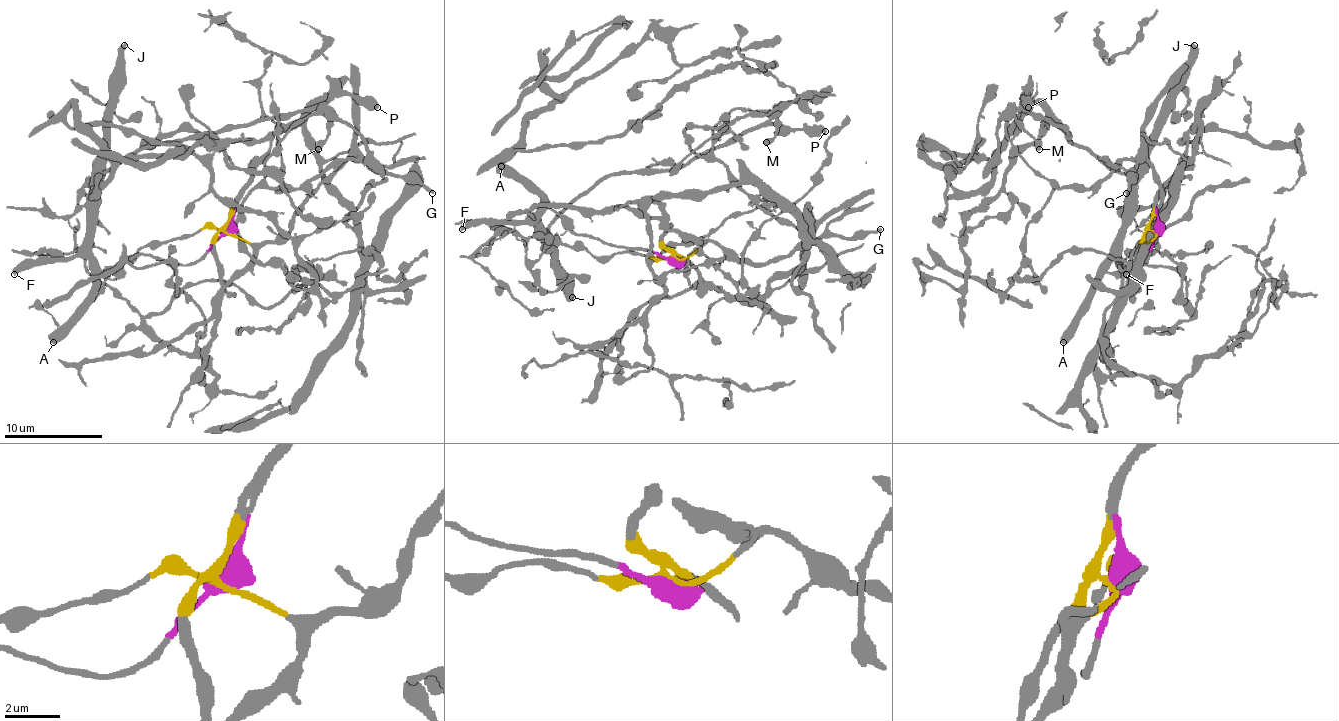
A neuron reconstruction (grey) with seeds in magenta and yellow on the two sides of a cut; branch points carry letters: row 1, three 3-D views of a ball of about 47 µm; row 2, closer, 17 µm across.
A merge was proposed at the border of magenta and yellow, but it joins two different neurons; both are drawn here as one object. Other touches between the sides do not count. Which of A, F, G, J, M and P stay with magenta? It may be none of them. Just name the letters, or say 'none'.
A, F, J, P

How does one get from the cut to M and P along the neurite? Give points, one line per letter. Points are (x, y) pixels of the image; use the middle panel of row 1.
M: (674, 259), (706, 242), (770, 264), (804, 237), (714, 156), (714, 129), (733, 109), (772, 114), (765, 141)
P: (674, 259), (584, 237), (547, 207), (540, 215), (545, 232), (611, 176), (687, 166), (767, 124), (826, 131)

